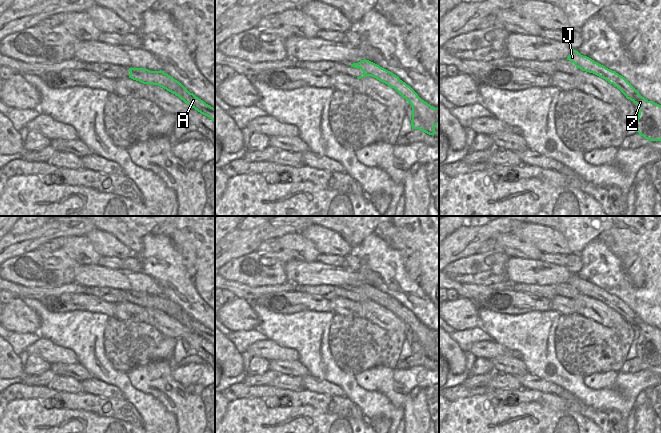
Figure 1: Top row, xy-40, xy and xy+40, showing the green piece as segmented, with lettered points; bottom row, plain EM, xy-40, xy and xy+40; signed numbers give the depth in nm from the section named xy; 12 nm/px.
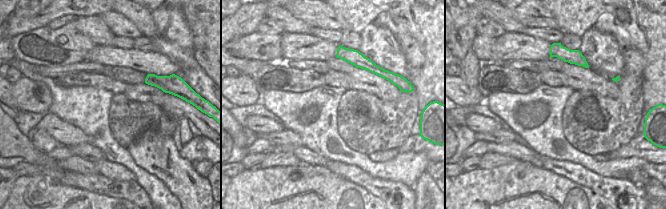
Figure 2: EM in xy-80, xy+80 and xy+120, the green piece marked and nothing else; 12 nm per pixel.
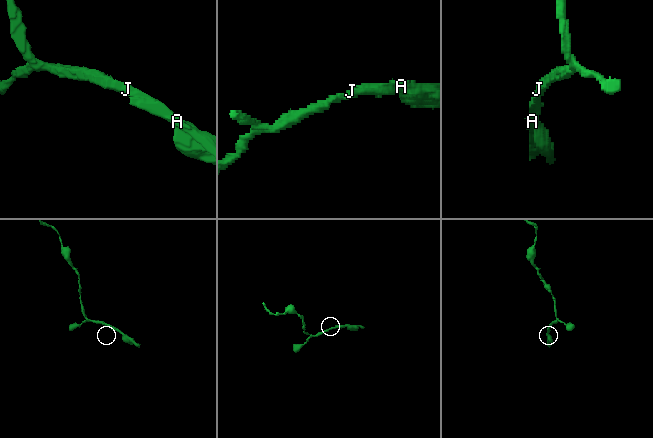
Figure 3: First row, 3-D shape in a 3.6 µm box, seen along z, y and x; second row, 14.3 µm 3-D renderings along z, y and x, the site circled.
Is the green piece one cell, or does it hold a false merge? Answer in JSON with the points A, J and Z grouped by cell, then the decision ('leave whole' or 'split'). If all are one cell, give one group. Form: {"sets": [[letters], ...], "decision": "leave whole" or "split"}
{"sets": [["A"], ["J", "Z"]], "decision": "split"}

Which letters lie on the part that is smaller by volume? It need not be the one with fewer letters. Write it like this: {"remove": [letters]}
{"remove": ["A"]}

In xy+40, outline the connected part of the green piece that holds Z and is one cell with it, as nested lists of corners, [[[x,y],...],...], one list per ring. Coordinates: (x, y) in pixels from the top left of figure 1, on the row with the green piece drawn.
[[[572,50],[567,60],[582,71],[593,73],[615,85],[621,92],[639,106],[636,130],[649,141],[661,141],[661,105],[648,101],[621,75],[595,62],[578,51]]]

